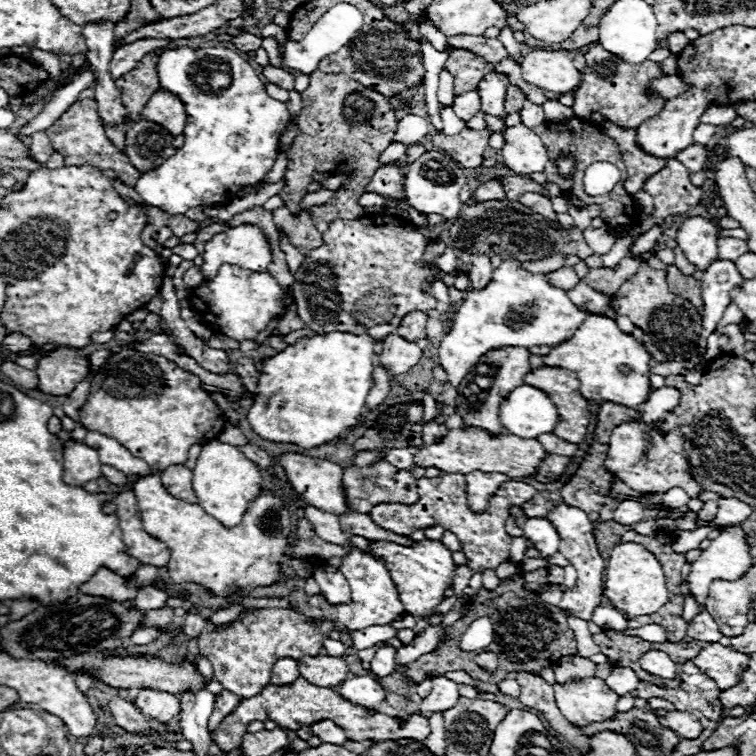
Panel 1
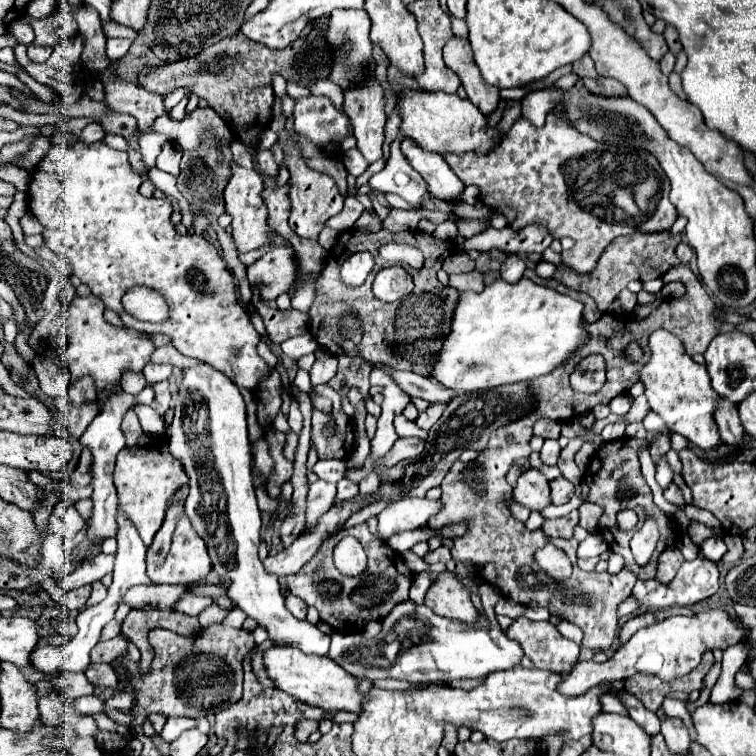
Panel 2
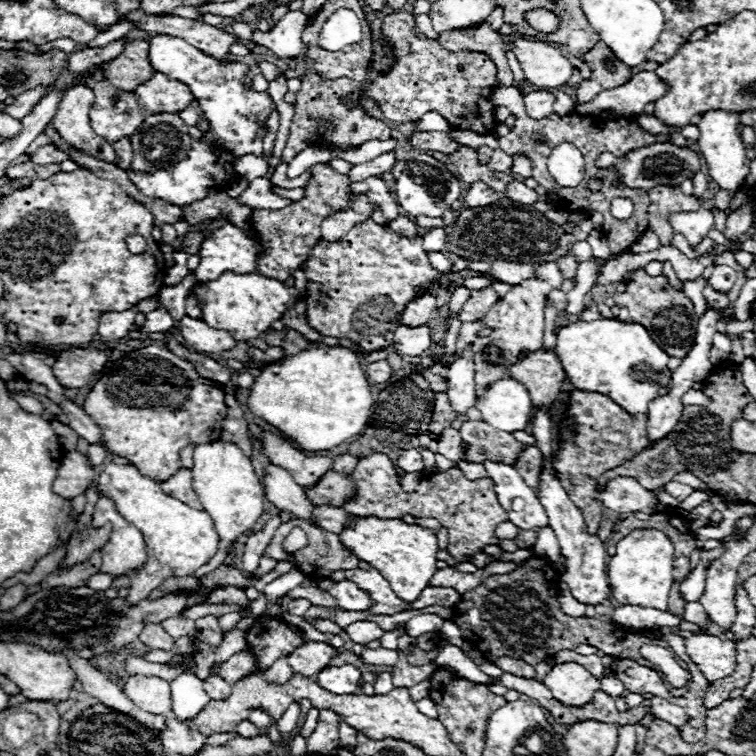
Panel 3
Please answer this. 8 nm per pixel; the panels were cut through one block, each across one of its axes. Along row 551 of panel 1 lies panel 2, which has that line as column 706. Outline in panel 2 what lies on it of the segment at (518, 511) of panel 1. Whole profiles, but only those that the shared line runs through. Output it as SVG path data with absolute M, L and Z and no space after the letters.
M712 536L712 538L706 538L706 540L700 544L700 552L702 552L708 560L718 562L718 560L724 556L724 552L726 552L726 544L724 544L724 540L722 540L720 536Z

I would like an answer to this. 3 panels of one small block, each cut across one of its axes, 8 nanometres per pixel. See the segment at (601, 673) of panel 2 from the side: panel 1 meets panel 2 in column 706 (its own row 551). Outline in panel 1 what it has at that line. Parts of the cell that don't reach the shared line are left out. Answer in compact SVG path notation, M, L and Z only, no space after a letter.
M624 542L614 546L604 572L604 596L610 600L612 606L626 612L630 618L658 612L668 600L666 576L660 562L646 546L638 542Z

